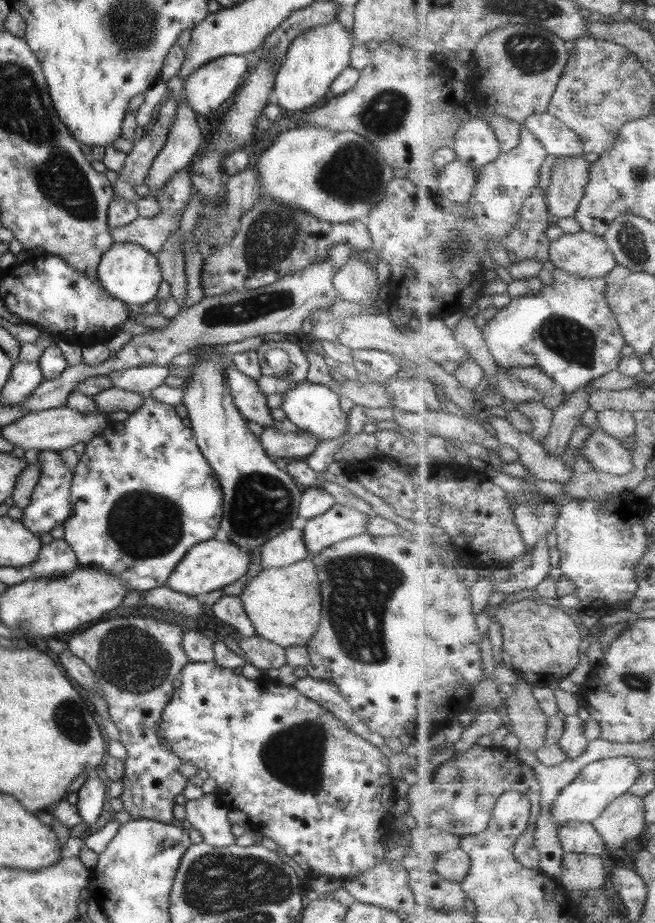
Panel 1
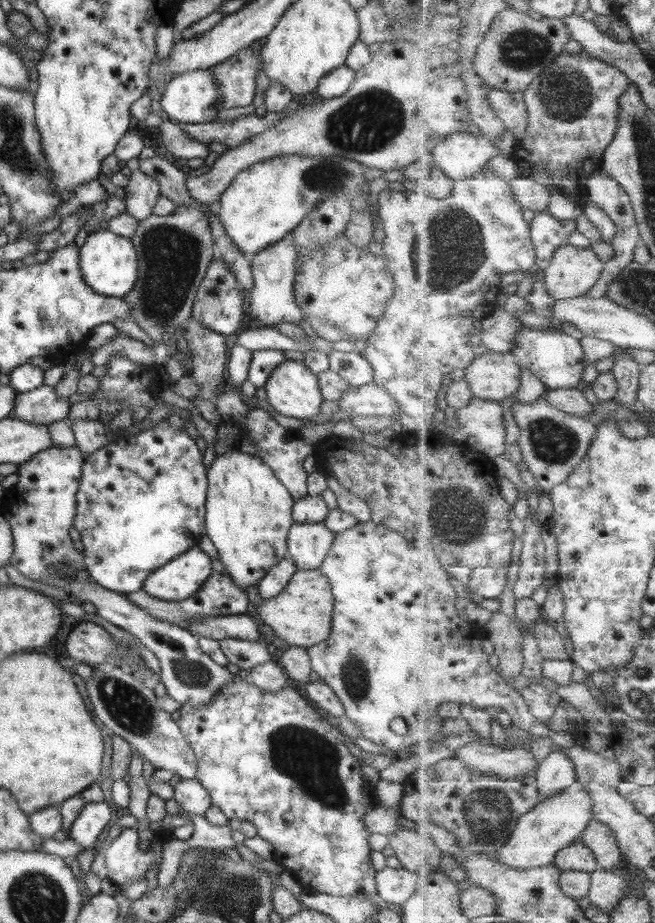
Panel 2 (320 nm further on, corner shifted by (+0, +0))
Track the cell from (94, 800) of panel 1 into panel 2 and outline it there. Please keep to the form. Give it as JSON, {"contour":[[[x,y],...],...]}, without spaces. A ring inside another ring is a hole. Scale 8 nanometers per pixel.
{"contour":[[[103,801],[85,803],[69,828],[68,839],[78,844],[80,848],[93,849],[93,844],[103,832],[103,828],[108,826],[115,816],[114,809]]]}

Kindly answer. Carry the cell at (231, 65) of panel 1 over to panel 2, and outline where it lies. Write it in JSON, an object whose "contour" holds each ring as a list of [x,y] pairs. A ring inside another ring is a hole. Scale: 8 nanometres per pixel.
{"contour":[[[209,69],[175,75],[161,90],[161,114],[180,125],[205,124],[216,121],[219,114],[219,95]]]}

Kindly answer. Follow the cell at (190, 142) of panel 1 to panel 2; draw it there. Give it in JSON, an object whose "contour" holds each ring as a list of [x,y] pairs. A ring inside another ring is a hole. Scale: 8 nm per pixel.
{"contour":[[[139,170],[127,175],[128,181],[124,186],[125,213],[137,222],[145,221],[160,197],[159,185],[154,178]]]}

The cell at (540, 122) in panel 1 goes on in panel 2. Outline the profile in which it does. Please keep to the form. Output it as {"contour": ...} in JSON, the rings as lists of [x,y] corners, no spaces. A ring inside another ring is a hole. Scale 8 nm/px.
{"contour":[[[491,90],[489,103],[495,108],[497,116],[504,121],[506,128],[513,133],[516,142],[525,140],[529,120],[525,94],[507,92],[507,90]]]}

